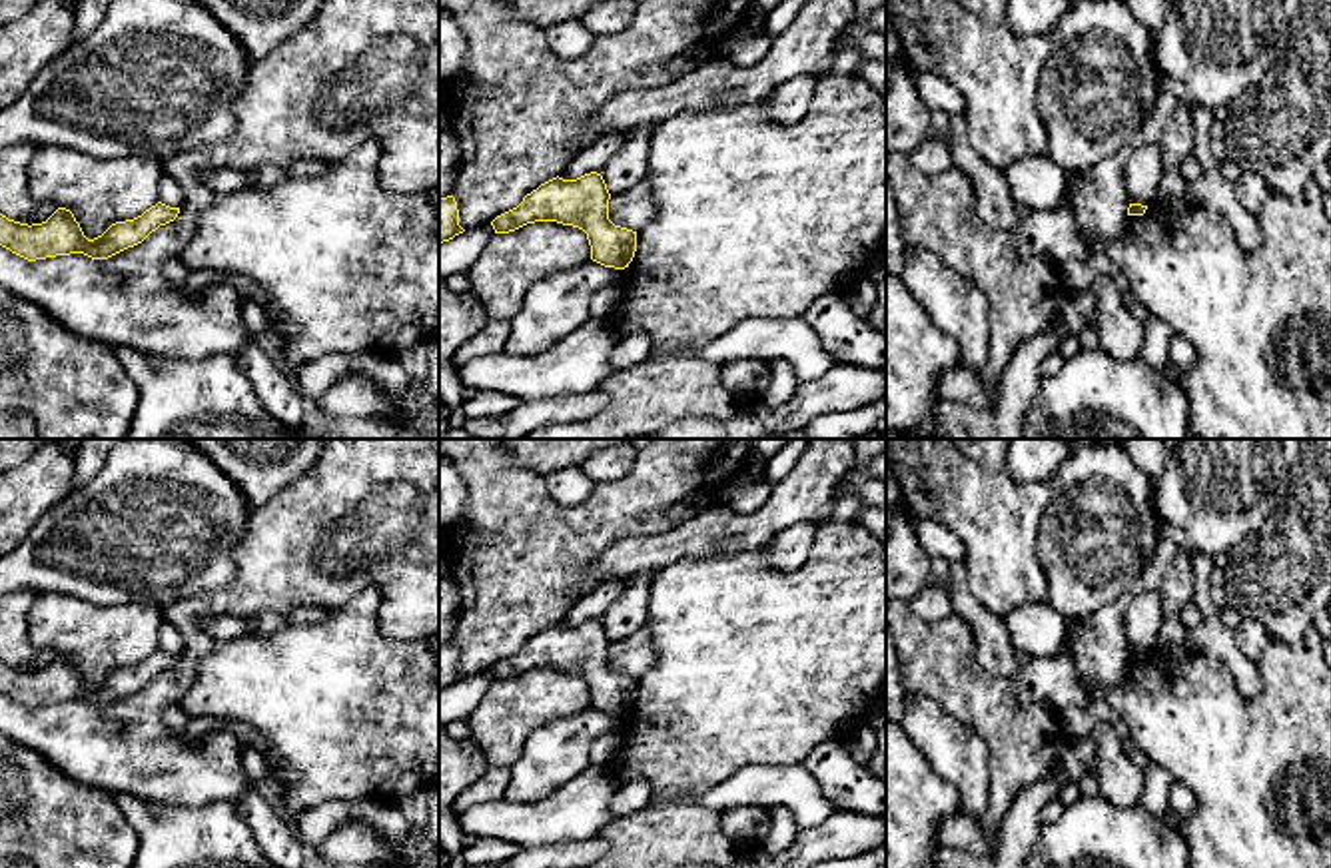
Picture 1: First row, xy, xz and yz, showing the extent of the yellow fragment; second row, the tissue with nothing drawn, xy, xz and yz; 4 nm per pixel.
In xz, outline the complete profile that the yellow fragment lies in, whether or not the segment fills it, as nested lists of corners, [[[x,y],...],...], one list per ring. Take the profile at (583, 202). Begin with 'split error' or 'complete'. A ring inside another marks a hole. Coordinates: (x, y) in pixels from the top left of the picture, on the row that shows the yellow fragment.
complete; [[[591,172],[577,180],[553,178],[527,194],[523,202],[497,216],[495,233],[509,233],[535,221],[557,221],[587,233],[591,259],[625,269],[637,251],[637,231],[609,219],[611,194],[601,174]]]

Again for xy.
complete; [[[162,202],[142,216],[112,223],[102,235],[88,239],[74,214],[58,208],[42,223],[20,223],[0,214],[0,245],[12,253],[36,261],[56,255],[84,253],[92,259],[108,259],[142,243],[160,225],[174,221],[180,208]]]

